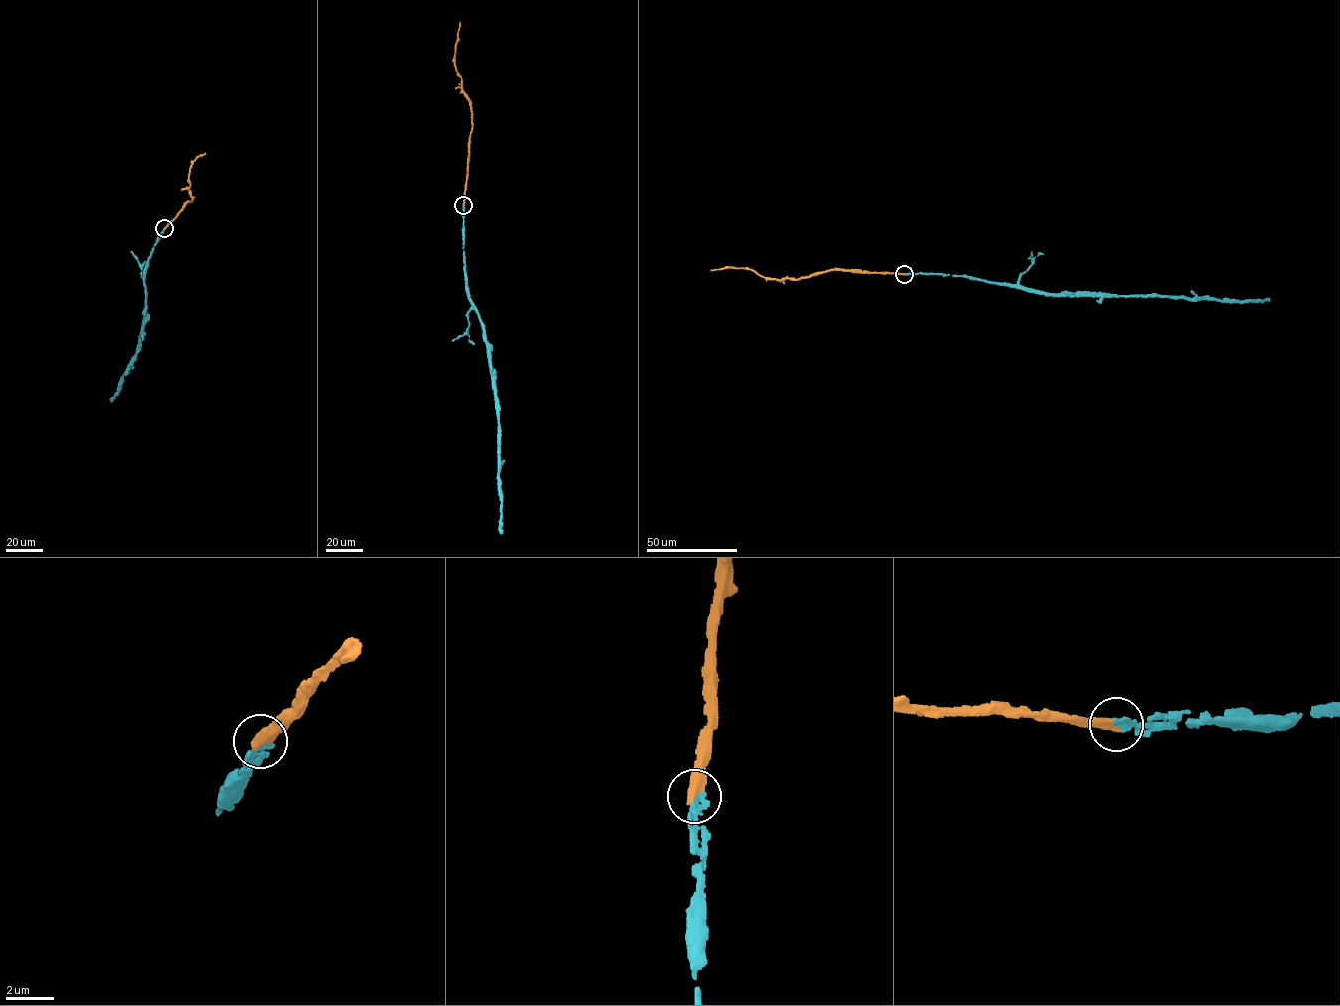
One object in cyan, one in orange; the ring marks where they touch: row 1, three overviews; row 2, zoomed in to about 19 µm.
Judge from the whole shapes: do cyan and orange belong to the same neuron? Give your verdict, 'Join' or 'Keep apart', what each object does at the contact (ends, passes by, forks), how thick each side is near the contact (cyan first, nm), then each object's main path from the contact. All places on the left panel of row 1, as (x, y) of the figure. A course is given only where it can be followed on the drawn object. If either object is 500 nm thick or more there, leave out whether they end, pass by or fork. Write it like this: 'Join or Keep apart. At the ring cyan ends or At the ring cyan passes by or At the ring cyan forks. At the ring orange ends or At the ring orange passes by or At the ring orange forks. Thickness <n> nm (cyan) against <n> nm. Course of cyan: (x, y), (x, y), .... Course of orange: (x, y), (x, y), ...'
Join. At the ring cyan ends. At the ring orange ends. Thickness 320 nm (cyan) against 480 nm. Course of cyan: (164, 228), (143, 272), (145, 311), (135, 354), (112, 400). Course of orange: (164, 228), (188, 200), (193, 199), (189, 189), (190, 168), (197, 156), (205, 153)

